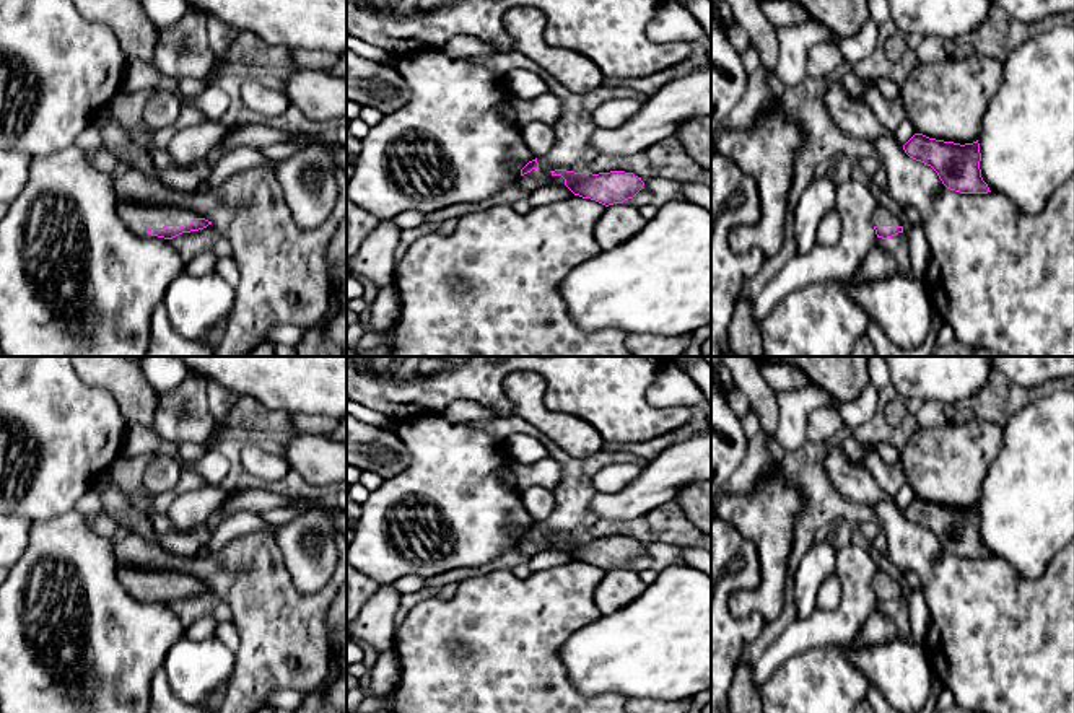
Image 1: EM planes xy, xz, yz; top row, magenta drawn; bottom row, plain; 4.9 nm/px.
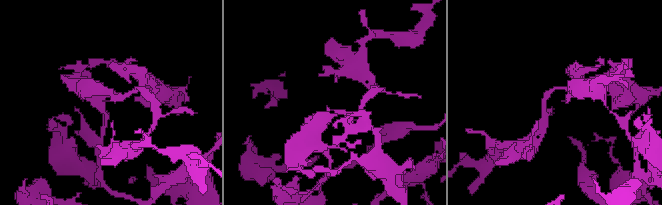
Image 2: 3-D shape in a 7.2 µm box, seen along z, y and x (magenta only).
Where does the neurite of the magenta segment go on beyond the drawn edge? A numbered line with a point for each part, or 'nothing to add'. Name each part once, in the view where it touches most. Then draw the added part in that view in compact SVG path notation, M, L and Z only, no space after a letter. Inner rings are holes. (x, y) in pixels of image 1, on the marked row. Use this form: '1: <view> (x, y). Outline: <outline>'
1: xy (139, 218). Outline: M117 200L117 217L135 234L150 238L150 228L163 228L166 225L190 225L195 218L192 212L168 205L142 205L129 200Z

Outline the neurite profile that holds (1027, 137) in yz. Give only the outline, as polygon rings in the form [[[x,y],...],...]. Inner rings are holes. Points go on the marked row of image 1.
[[[1074,23],[1040,29],[1007,55],[1002,83],[986,109],[978,143],[983,181],[1020,212],[1041,212],[1051,194],[1074,176]]]

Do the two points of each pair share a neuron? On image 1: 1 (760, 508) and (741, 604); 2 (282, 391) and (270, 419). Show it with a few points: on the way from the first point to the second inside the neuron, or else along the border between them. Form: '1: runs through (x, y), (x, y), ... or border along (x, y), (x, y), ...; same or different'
1: runs through (770, 534), (770, 581), (767, 585); same
2: border along (240, 396), (249, 396), (290, 415); different

